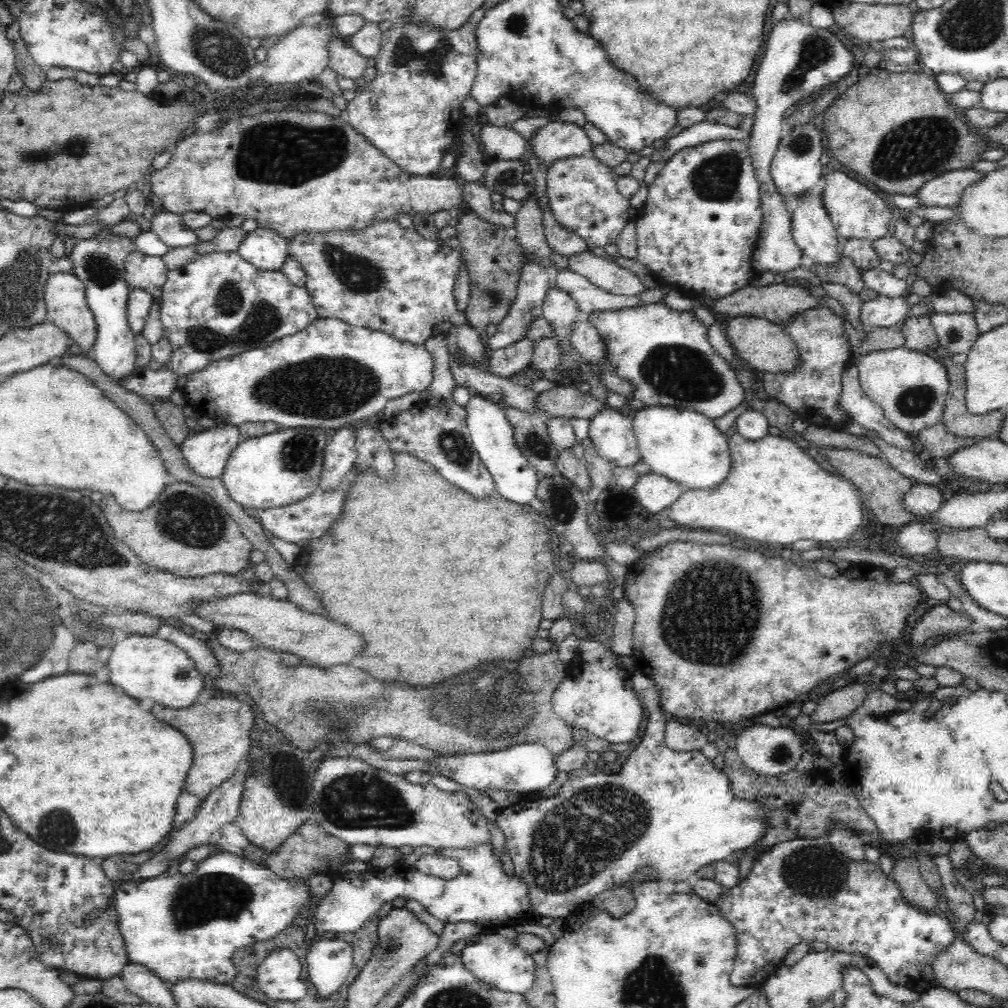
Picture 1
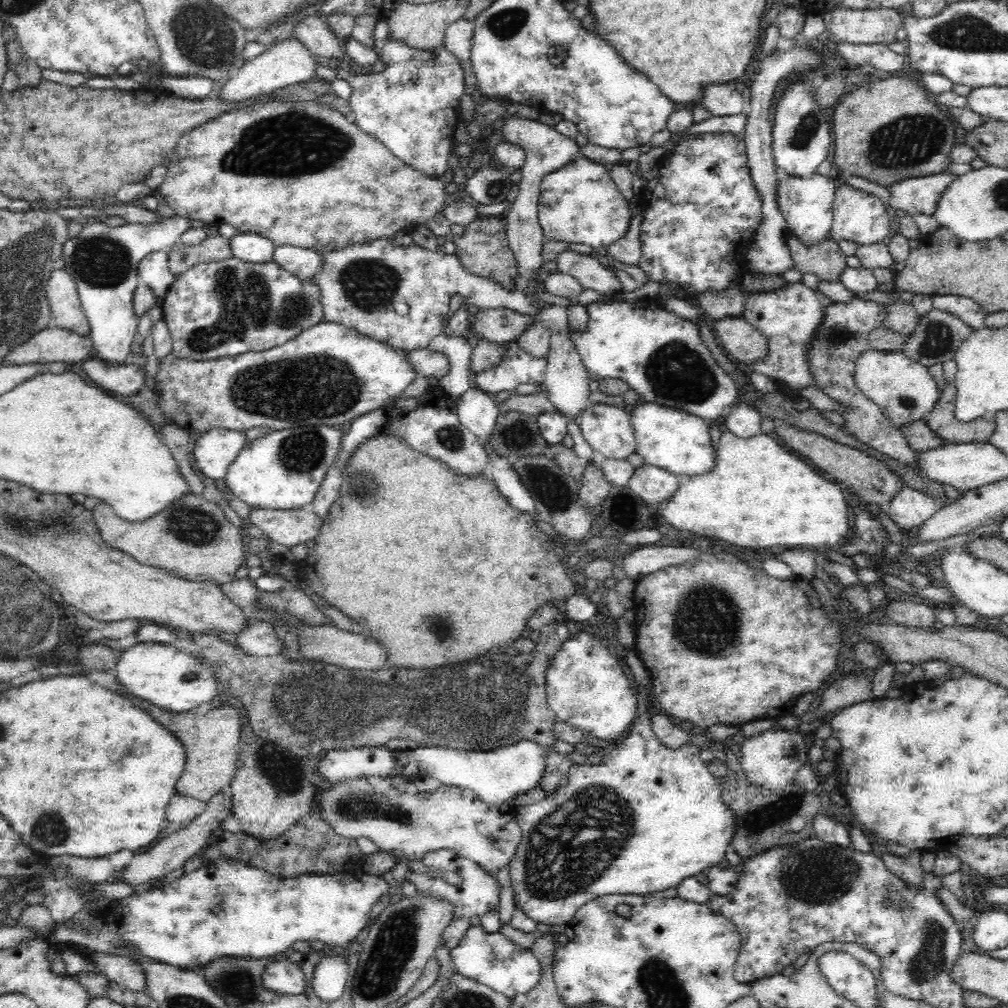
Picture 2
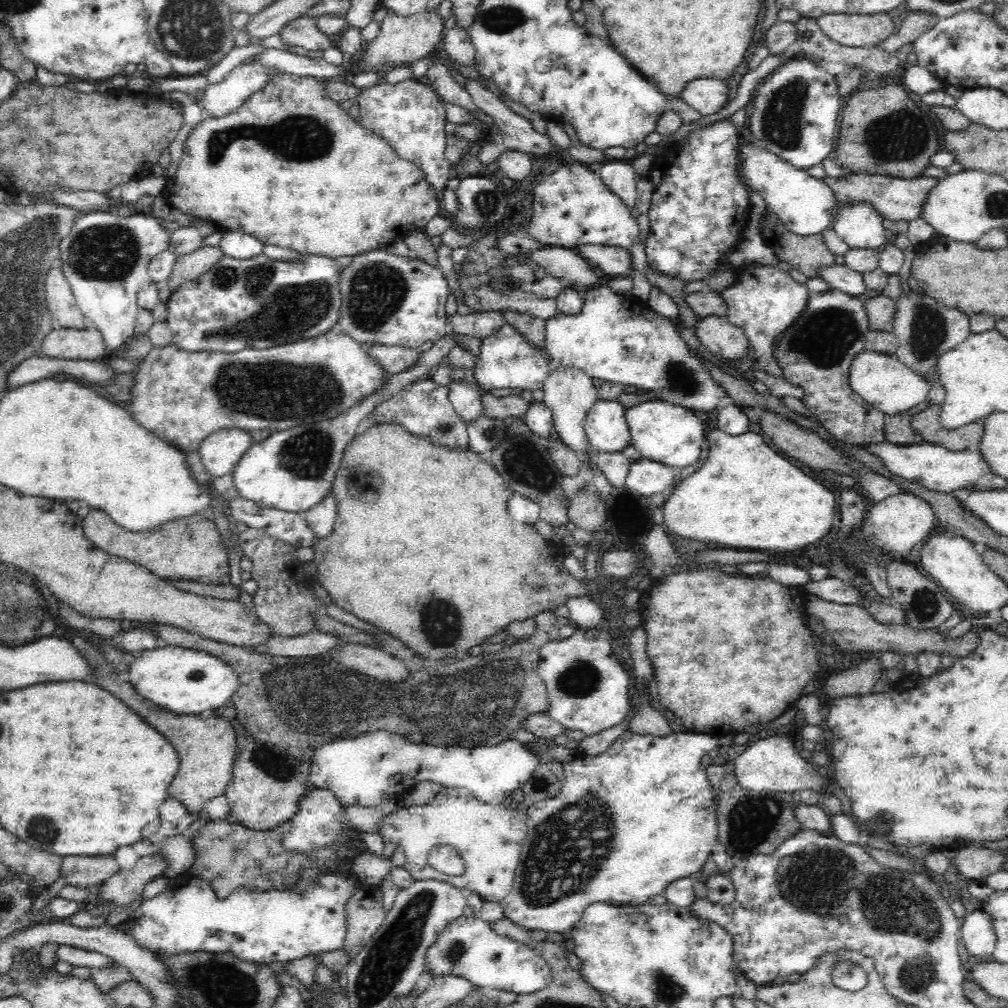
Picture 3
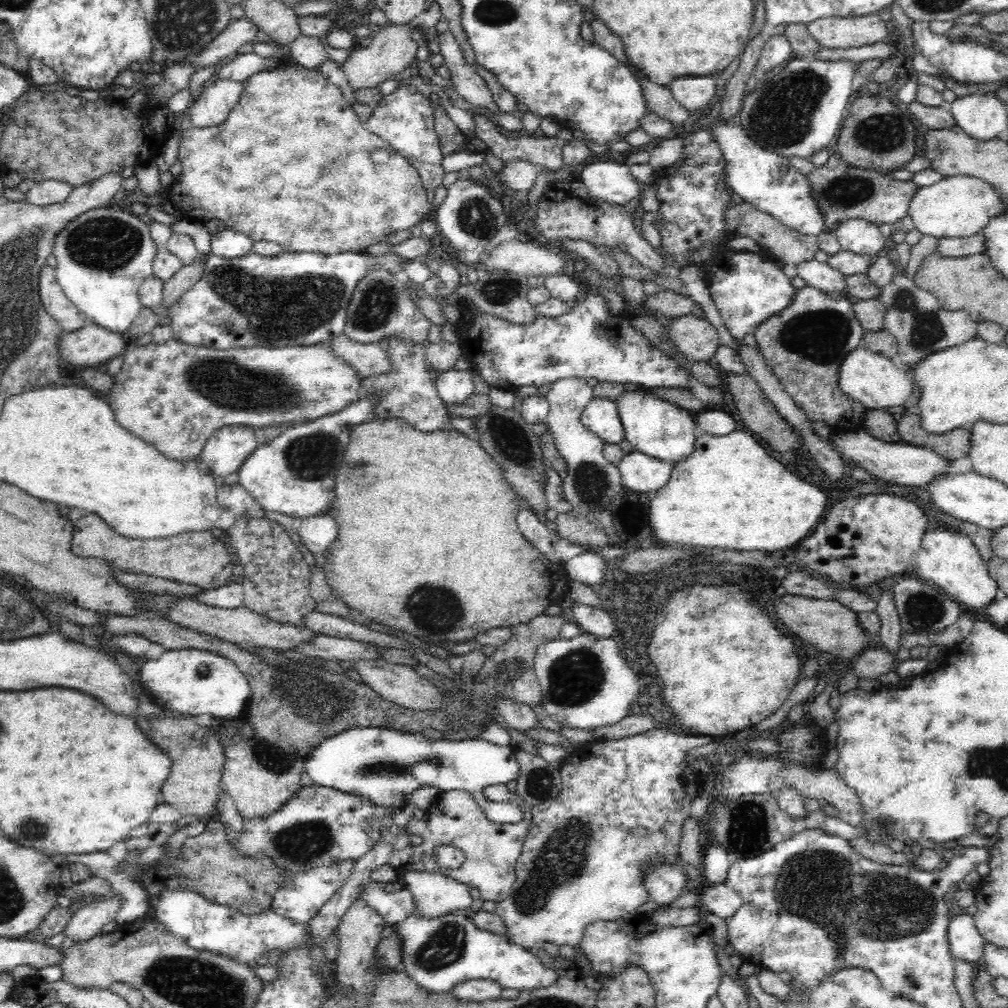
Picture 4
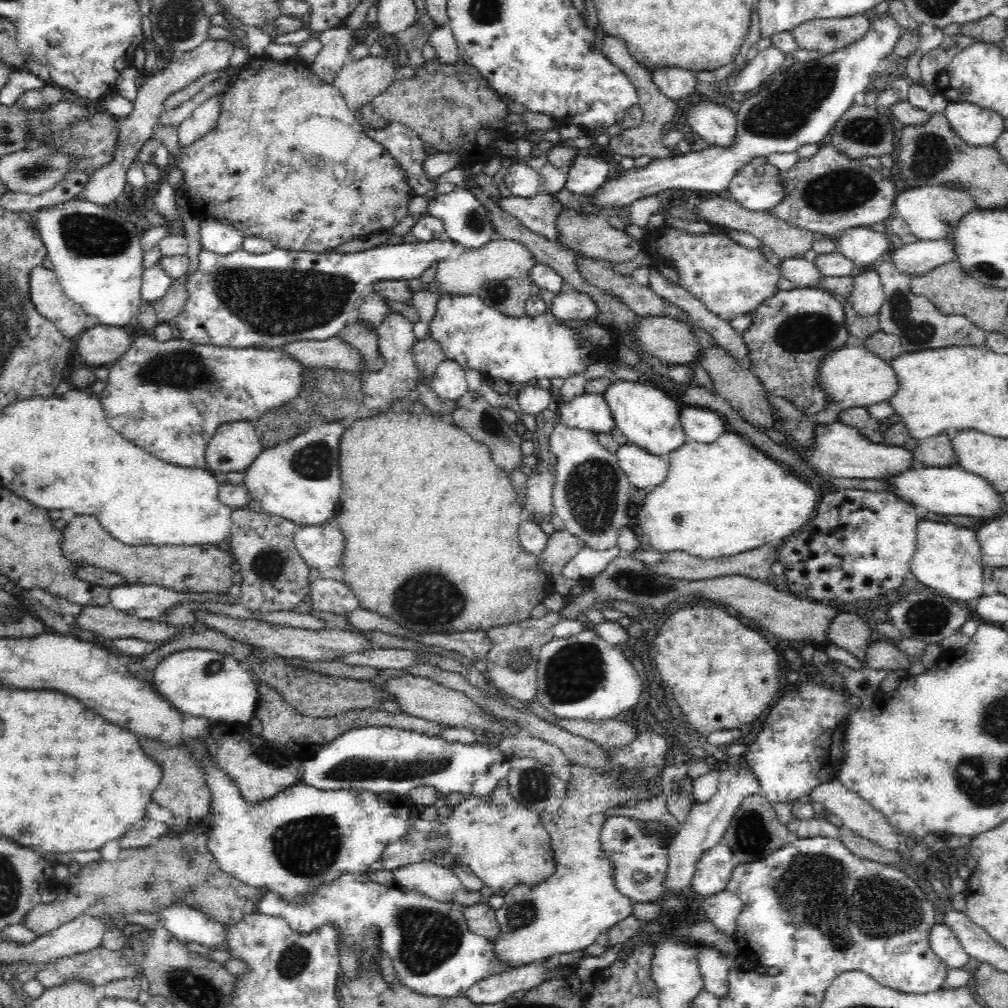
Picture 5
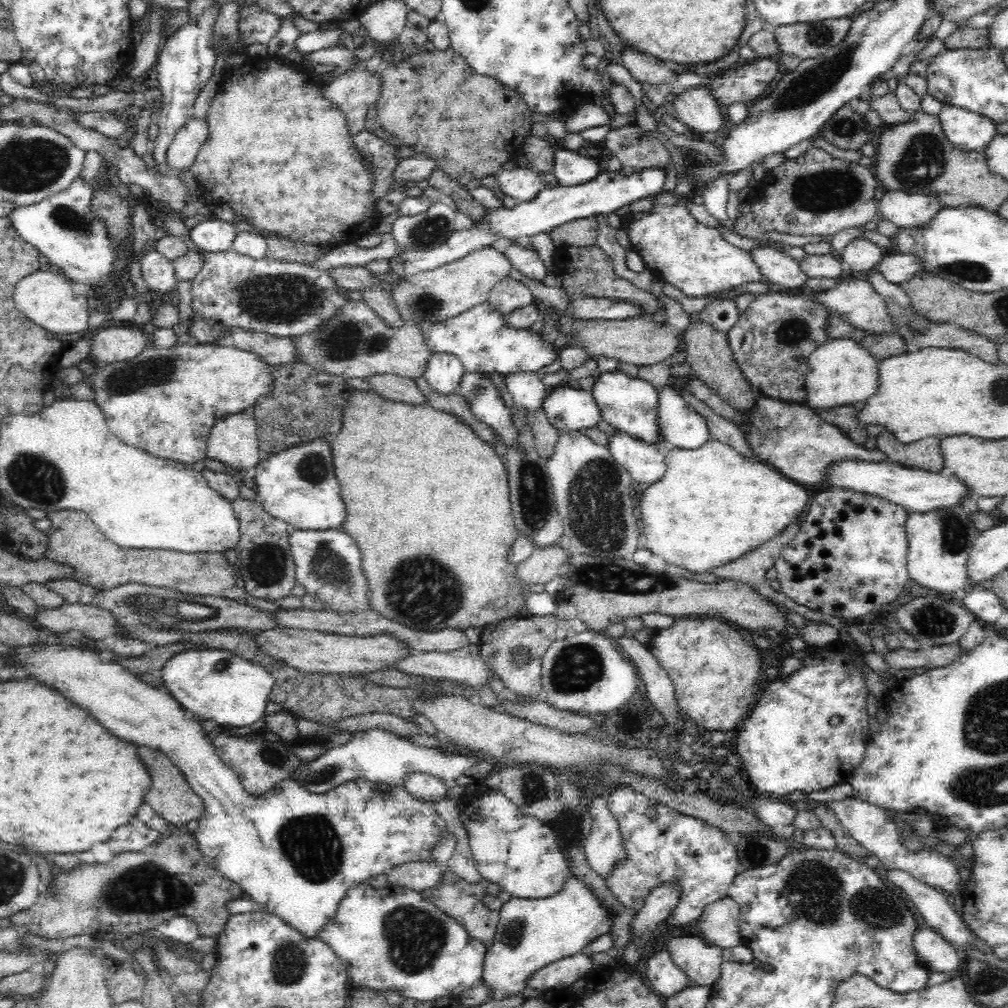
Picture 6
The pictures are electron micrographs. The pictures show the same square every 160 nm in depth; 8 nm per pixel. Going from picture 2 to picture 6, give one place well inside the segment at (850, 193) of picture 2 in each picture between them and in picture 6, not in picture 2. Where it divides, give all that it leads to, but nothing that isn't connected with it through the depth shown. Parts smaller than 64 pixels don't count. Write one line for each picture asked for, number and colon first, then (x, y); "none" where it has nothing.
3: (858, 224)
4: (862, 237)
5: (861, 245)
6: (859, 255)

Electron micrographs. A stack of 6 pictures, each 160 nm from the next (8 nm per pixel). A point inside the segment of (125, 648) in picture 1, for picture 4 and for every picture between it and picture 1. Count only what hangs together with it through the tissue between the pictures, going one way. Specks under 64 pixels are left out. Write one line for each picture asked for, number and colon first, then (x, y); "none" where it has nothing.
2: (159, 673)
3: (185, 681)
4: (191, 681)

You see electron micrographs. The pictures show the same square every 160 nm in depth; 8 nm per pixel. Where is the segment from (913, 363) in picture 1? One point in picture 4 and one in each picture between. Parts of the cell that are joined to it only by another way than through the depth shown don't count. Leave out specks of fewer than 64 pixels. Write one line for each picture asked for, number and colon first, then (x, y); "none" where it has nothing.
2: (904, 390)
3: (881, 379)
4: (873, 380)

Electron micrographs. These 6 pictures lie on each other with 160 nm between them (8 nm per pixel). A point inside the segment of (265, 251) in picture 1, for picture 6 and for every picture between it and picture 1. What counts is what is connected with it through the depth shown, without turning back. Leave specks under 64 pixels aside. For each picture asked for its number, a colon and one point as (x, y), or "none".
2: (249, 247)
3: (240, 245)
4: (227, 243)
5: (214, 236)
6: (215, 235)

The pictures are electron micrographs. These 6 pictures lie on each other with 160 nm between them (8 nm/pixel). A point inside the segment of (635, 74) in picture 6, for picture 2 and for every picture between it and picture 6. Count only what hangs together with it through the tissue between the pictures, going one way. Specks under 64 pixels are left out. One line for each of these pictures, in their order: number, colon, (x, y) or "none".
2: (720, 99)
3: (706, 96)
4: (694, 92)
5: (673, 82)

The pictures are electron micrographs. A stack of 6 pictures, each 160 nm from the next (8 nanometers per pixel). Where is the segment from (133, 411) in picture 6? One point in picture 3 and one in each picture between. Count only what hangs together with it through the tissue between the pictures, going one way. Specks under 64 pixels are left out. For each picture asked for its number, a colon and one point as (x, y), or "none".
3: (180, 396)
4: (175, 396)
5: (169, 398)

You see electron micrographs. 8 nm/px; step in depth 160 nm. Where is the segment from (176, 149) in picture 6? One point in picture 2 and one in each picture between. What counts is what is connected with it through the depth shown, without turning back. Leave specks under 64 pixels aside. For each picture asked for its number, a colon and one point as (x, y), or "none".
2: (287, 63)
3: (219, 99)
4: (213, 105)
5: (204, 118)

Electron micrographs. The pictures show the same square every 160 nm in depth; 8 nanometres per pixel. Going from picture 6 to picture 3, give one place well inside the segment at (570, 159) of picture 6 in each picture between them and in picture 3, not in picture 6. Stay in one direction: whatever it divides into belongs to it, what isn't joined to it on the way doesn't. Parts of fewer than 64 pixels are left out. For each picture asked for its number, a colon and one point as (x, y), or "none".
3: (619, 177)
4: (611, 182)
5: (586, 173)

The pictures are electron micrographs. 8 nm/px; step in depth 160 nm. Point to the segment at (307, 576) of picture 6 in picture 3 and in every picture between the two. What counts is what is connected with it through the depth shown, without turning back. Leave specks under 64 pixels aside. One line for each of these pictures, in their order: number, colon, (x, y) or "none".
3: (321, 519)
4: (316, 533)
5: (322, 547)

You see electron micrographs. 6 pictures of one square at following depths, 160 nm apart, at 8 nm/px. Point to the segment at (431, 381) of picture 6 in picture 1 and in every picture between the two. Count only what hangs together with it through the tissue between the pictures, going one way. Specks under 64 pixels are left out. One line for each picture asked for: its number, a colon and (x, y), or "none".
1: (491, 435)
2: (477, 411)
3: (465, 396)
4: (453, 386)
5: (449, 380)

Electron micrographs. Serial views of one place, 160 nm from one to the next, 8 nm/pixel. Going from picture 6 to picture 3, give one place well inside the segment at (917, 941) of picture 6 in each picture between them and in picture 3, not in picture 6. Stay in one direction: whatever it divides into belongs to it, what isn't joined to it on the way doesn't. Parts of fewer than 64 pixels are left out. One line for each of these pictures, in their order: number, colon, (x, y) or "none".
3: (977, 932)
4: (965, 943)
5: (943, 942)

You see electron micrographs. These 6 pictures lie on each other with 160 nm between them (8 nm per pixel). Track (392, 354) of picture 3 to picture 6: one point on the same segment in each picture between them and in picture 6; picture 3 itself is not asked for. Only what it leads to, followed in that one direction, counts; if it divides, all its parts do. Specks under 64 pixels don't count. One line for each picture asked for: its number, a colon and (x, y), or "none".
4: (369, 359)
5: (332, 353)
6: (274, 350)

